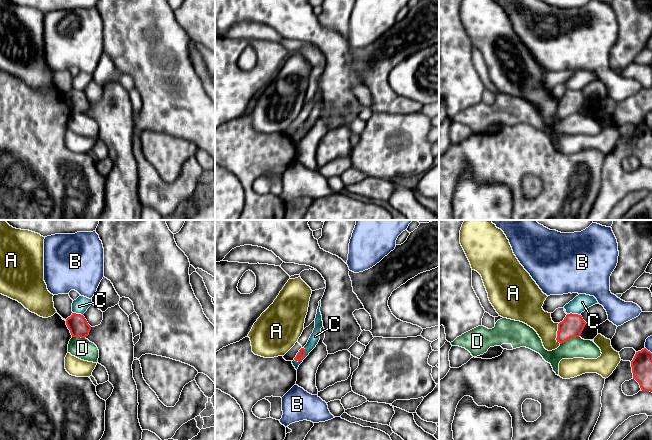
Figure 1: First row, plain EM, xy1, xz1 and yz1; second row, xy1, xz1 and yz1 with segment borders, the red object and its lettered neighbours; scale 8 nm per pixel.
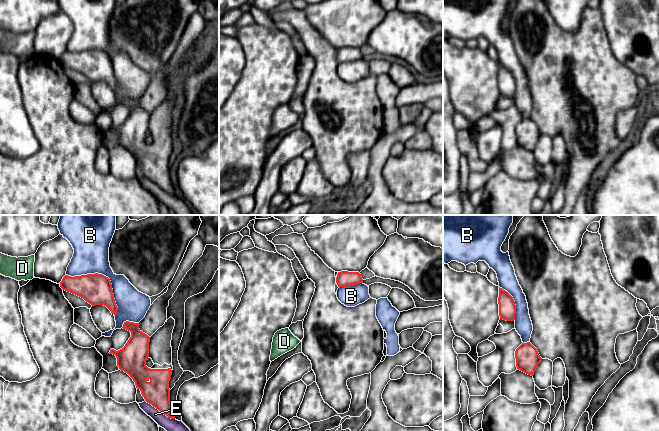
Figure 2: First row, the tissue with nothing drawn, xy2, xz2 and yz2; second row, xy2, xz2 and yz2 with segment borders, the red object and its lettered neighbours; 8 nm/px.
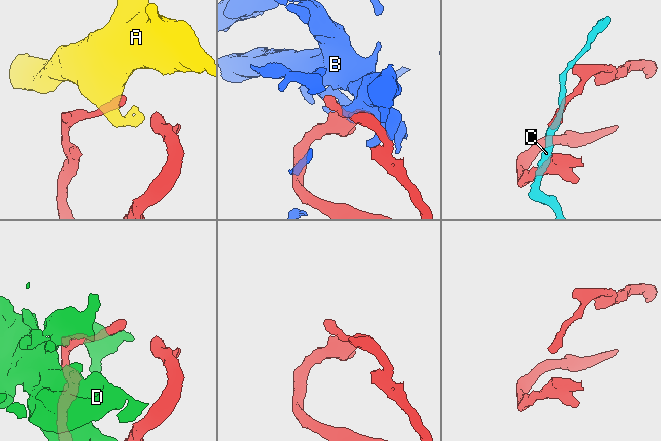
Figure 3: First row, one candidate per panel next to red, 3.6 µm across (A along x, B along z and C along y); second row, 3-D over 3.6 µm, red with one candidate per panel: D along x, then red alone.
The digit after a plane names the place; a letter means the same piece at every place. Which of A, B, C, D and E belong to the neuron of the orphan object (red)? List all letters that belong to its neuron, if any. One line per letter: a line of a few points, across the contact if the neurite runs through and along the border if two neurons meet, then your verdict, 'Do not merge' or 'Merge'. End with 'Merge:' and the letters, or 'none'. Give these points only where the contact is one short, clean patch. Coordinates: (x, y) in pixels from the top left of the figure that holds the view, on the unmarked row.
A: Line: yz1 (559, 99), (556, 115), (560, 119). Do not merge
B: Do not merge
C: Line: xz1 (303, 123), (304, 133), (300, 137), (295, 137). Do not merge
D: Do not merge
E: Do not merge
Merge: none

